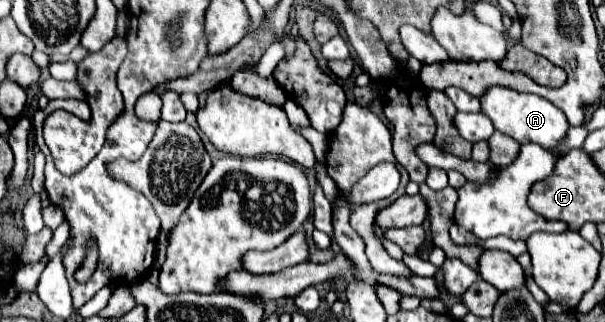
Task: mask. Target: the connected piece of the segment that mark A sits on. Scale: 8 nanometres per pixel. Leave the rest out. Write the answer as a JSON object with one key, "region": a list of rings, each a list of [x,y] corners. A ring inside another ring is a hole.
{"region":[[[491,88],[483,98],[481,98],[481,108],[483,114],[487,114],[495,126],[495,130],[515,138],[519,144],[523,142],[535,142],[541,148],[549,150],[551,154],[559,152],[561,142],[567,136],[569,122],[563,110],[553,106],[549,100],[535,96],[535,94],[521,94],[509,88]]]}

